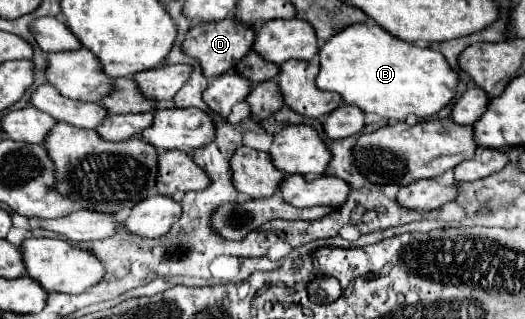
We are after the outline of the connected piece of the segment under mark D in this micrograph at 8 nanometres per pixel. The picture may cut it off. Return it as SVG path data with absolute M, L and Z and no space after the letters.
M225 18L219 22L191 26L191 30L187 32L181 44L181 50L199 62L205 78L215 78L229 72L235 66L235 62L241 60L251 50L253 40L255 40L255 32L251 28L245 28L243 24L235 24L233 18Z

